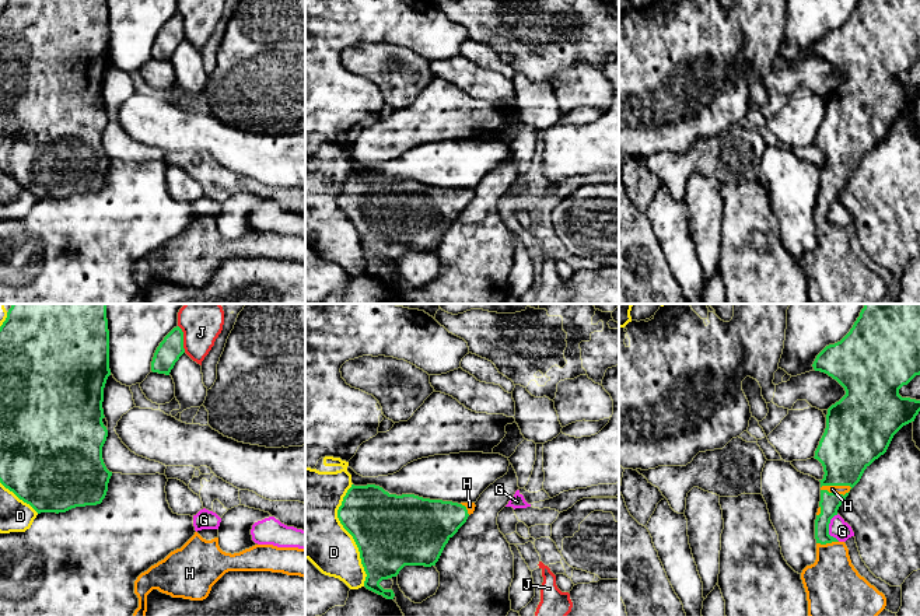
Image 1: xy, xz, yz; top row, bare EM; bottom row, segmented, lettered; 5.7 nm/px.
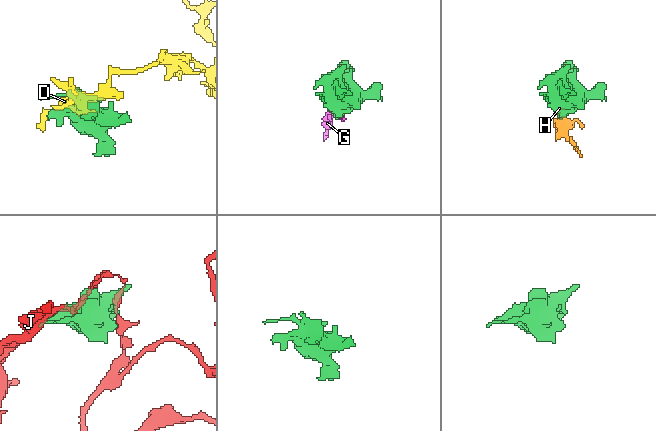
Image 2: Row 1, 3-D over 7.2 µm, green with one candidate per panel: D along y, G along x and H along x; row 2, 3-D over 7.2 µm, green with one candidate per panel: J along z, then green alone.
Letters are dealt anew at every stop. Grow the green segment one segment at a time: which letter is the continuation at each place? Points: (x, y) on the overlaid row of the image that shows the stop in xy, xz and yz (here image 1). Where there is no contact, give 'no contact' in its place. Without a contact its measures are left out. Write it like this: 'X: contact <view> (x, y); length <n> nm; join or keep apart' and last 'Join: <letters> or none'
D: contact xz (350, 534); length 600 nm; keep apart
G: contact yz (828, 529); length 160 nm; keep apart
H: contact yz (835, 485); length 180 nm; join
J: contact xy (182, 339); length 170 nm; keep apart
Join: H

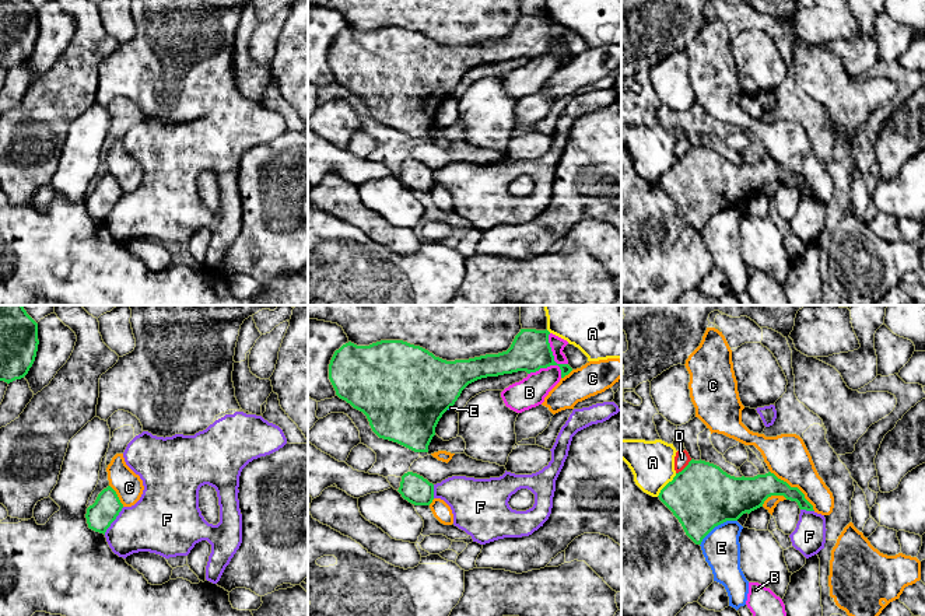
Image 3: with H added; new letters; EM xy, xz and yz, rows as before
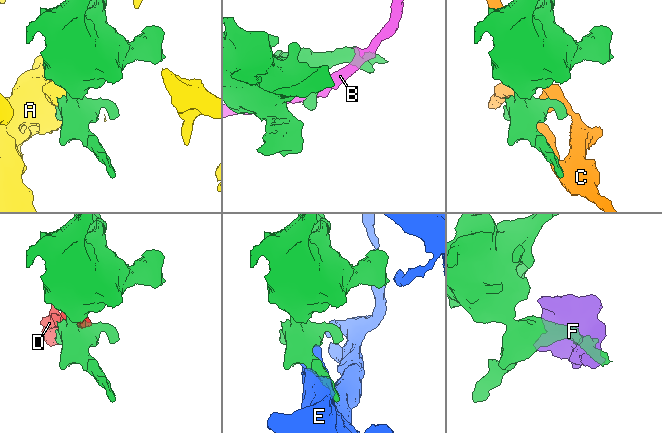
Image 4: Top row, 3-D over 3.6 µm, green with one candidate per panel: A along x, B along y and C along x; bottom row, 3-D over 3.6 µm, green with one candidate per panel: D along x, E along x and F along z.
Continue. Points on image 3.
A: contact yz (666, 485); length 180 nm; keep apart
B: contact xz (556, 363); length 280 nm; keep apart
C: contact yz (795, 487); length 340 nm; keep apart
D: contact yz (685, 468); length 130 nm; keep apart
E: contact yz (717, 525); length 260 nm; keep apart
F: contact xy (114, 520); length 200 nm; keep apart
Join: none

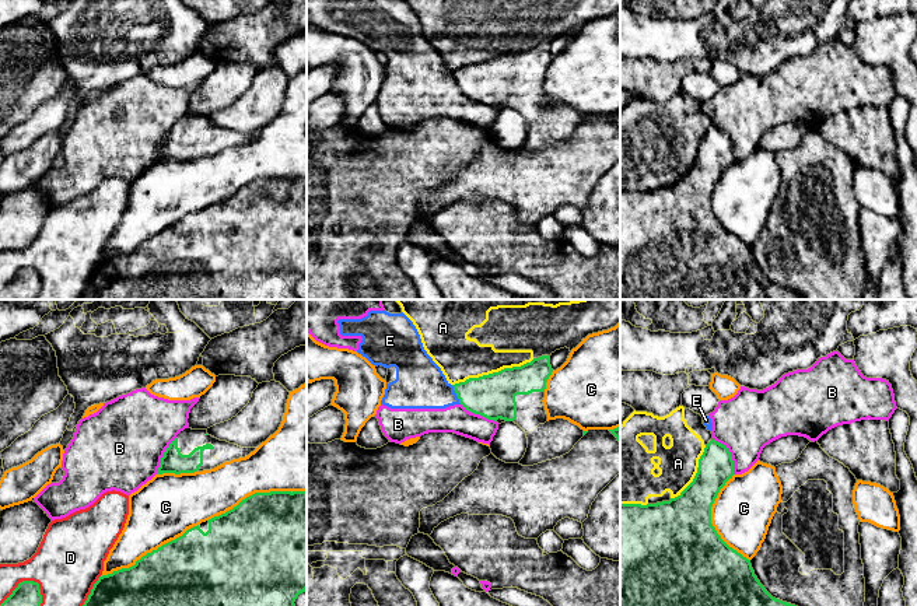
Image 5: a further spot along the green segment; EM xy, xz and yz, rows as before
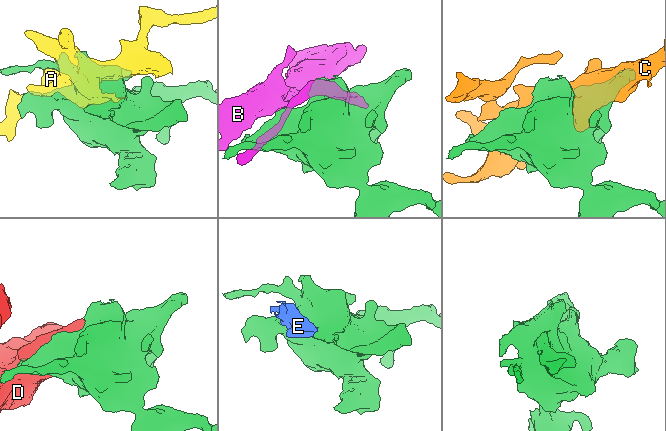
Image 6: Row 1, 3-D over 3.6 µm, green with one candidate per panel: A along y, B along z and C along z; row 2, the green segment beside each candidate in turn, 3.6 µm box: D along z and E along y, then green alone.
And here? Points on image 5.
A: contact xz (493, 372); length 500 nm; keep apart
B: contact yz (730, 455); length 240 nm; keep apart
C: contact xy (149, 553); length 650 nm; keep apart
D: contact xy (18, 584); length 260 nm; keep apart
E: contact xz (457, 395); length 130 nm; keep apart
Join: none

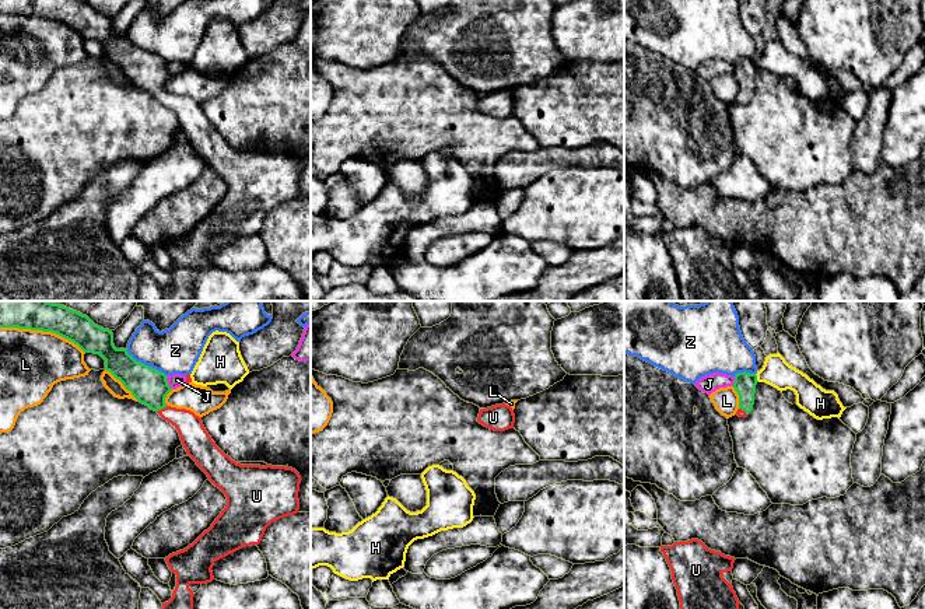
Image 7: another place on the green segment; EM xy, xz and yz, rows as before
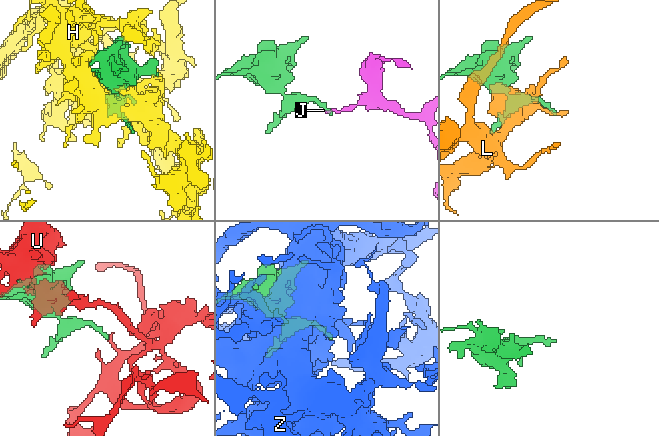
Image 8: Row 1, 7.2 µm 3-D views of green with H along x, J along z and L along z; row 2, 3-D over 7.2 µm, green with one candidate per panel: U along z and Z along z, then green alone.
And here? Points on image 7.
H: contact yz (756, 378); length 50 nm; keep apart
J: contact xy (167, 382); length 90 nm; keep apart
L: contact xy (42, 331); length 500 nm; keep apart
U: contact xy (161, 408); length 80 nm; join
Z: contact xy (144, 364); length 280 nm; keep apart
Join: U

